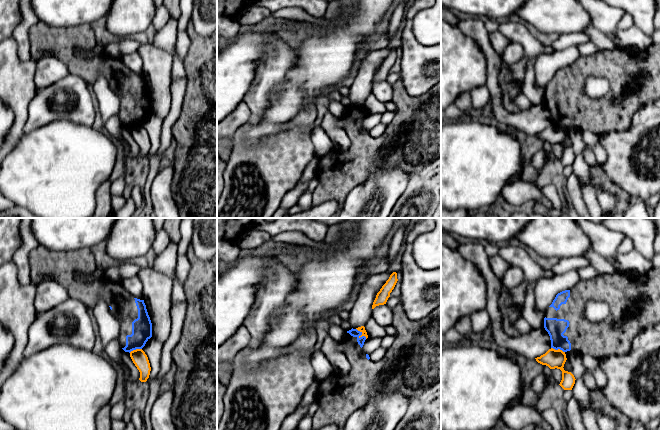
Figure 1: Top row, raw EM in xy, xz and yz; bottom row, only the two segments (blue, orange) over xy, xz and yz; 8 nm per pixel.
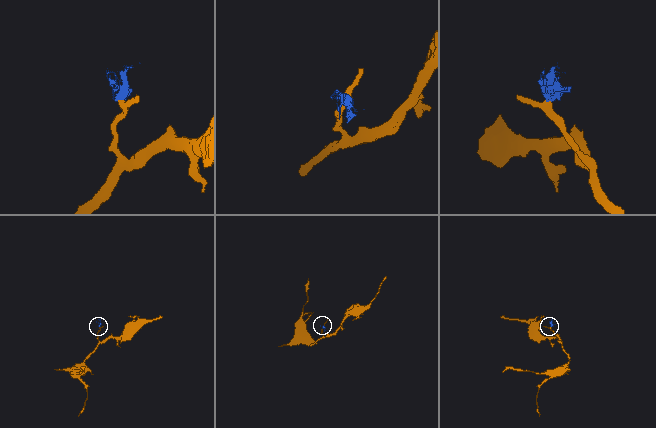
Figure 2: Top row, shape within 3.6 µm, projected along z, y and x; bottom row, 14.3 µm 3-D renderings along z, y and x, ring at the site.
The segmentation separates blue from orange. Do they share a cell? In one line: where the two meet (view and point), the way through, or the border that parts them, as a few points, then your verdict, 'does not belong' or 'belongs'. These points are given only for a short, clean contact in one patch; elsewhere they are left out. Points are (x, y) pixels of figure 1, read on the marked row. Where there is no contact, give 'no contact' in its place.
contact xz (361, 333); border xz (356, 328), (366, 338); does not belong

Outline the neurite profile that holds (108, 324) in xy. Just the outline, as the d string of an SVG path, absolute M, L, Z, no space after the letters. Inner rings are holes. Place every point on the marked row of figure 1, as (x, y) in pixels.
M102 299L98 300L93 309L93 317L98 326L98 333L104 347L111 341L119 340L120 322Z

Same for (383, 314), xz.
M387 304L376 306L371 317L383 327L393 325L393 309Z

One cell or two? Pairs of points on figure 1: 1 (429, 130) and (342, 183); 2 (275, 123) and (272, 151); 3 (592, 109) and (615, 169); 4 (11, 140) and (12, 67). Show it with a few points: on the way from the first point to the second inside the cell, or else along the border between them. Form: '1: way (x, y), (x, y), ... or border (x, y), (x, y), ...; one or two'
1: way (407, 144), (394, 152), (371, 154), (364, 161); one
2: border (284, 131), (268, 135), (260, 143), (253, 145); two
3: border (624, 130), (610, 130), (599, 136); two
4: way (18, 122), (18, 97), (14, 85); one

